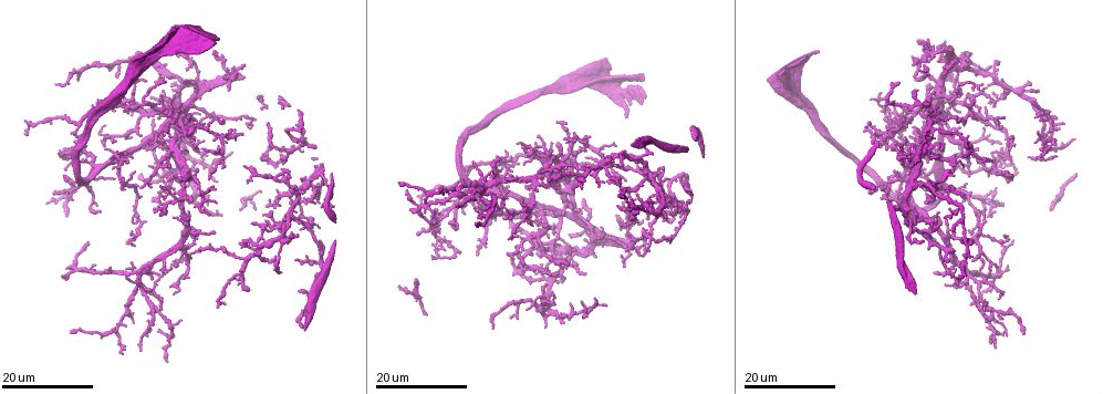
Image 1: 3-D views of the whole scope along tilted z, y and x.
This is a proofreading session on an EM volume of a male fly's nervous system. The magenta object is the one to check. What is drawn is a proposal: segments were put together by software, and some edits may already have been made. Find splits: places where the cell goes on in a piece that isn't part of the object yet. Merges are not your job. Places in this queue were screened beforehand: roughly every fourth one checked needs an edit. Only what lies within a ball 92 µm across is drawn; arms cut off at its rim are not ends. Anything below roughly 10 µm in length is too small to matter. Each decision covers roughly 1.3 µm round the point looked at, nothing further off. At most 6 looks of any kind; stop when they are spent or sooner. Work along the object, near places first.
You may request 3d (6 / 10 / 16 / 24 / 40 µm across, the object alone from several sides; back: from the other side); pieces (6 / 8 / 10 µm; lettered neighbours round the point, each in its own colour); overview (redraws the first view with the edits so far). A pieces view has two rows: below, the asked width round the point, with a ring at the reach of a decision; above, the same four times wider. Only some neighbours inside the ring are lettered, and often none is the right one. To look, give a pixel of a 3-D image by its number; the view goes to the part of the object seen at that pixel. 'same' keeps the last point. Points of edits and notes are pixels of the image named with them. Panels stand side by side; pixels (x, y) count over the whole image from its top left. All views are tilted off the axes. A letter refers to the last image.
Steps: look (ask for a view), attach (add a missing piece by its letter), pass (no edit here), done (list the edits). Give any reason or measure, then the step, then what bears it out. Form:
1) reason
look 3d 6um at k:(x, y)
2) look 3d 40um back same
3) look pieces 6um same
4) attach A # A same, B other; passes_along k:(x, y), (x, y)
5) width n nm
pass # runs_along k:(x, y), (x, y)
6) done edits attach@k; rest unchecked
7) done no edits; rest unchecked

look 3d 24um at 1:(621, 224)

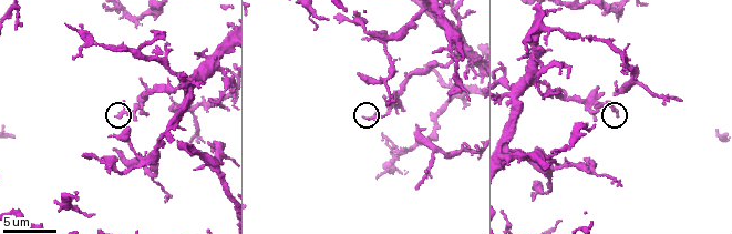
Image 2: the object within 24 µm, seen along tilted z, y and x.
look pieces 6um at 2:(365, 118)

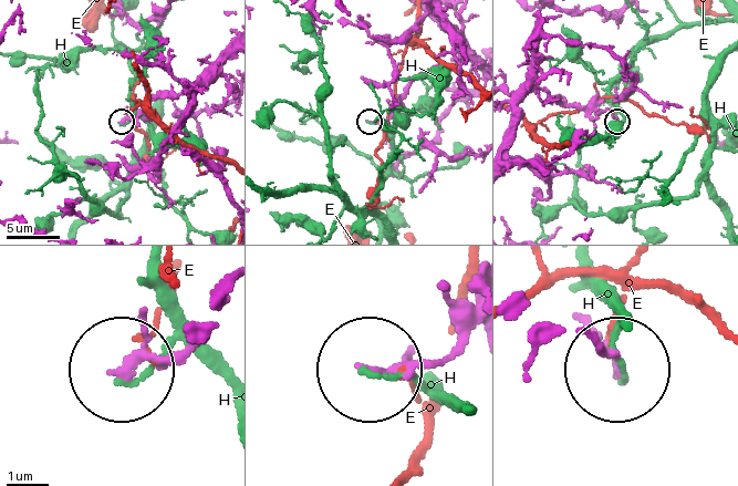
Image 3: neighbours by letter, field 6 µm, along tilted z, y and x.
pass # E other, H other; runs_along 3:(208, 331), (130, 365); none of them fits

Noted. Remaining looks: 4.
free end
look 3d 16um at 1:(923, 172)

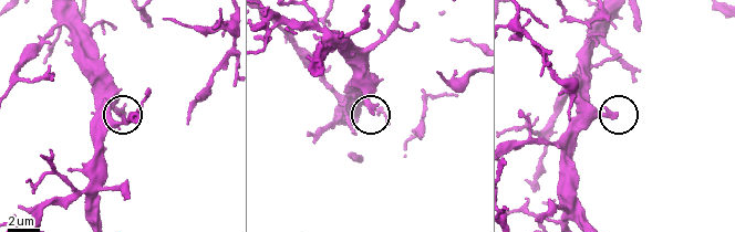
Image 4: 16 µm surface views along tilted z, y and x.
look 3d 10um at 4:(616, 114)

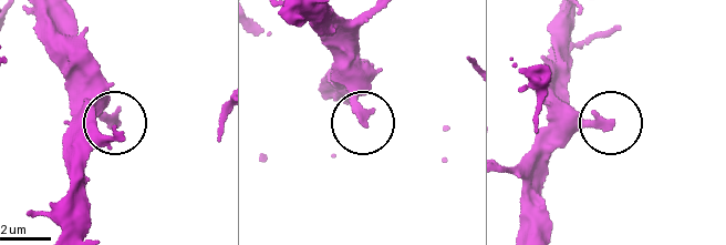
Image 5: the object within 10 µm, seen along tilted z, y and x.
look pieces 10um at 5:(361, 121)

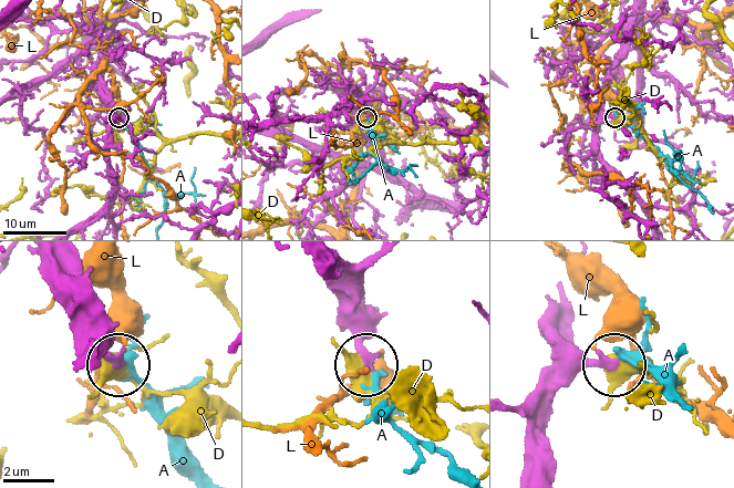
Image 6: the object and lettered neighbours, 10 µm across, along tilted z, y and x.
pass # A other, D other, L other; no lettered piece goes on from it

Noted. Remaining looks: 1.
done no edits; rest unchecked

